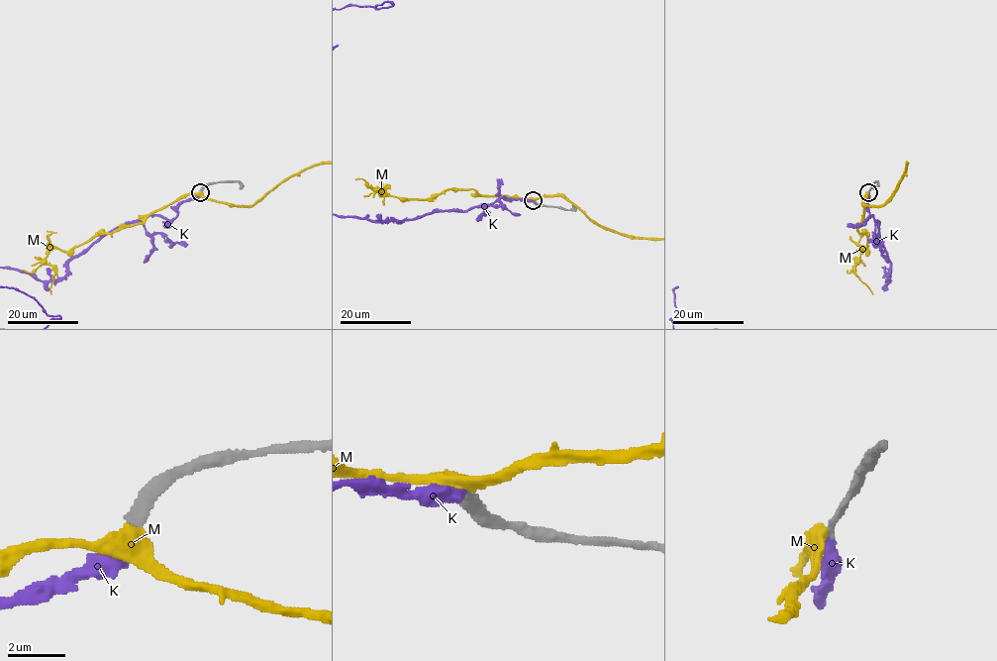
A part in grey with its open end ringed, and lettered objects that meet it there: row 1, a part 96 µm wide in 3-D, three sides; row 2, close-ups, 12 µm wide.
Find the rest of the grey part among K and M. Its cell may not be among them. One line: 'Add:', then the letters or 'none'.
Add: K

